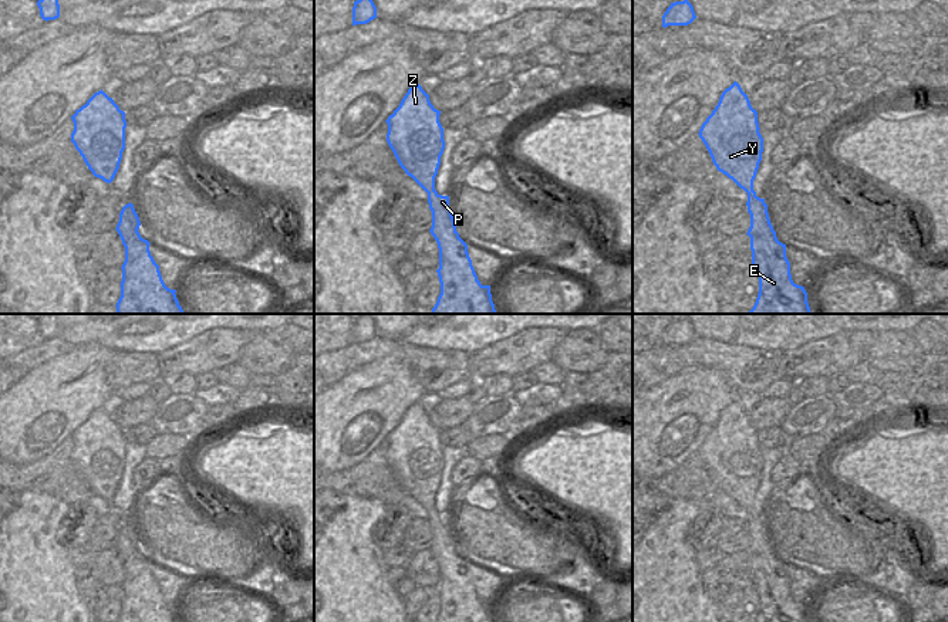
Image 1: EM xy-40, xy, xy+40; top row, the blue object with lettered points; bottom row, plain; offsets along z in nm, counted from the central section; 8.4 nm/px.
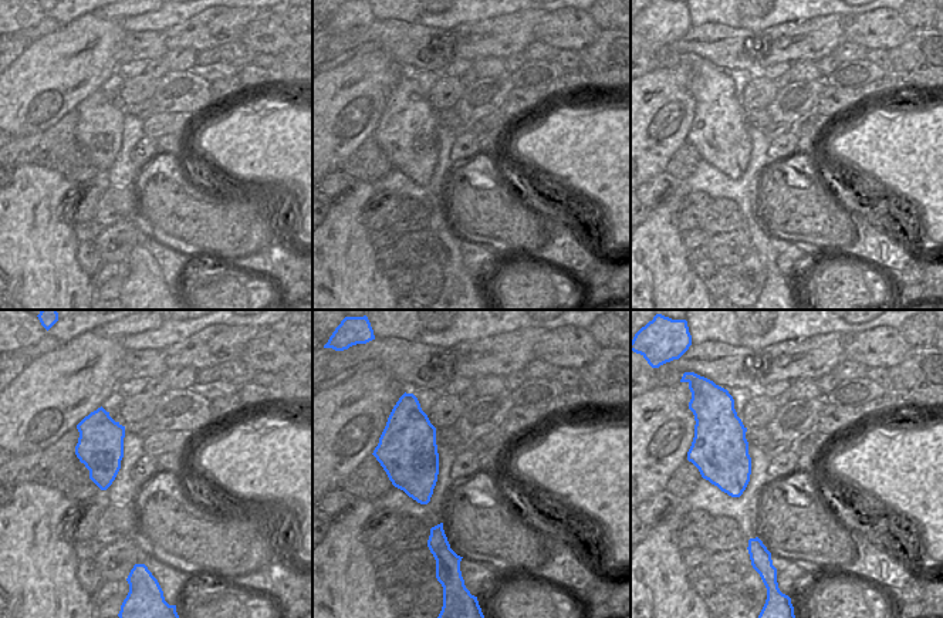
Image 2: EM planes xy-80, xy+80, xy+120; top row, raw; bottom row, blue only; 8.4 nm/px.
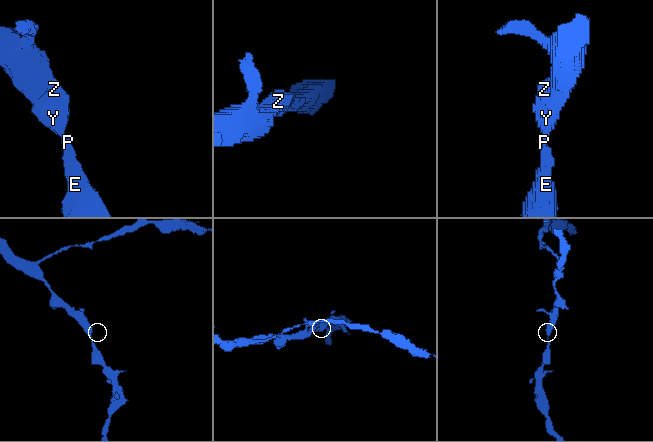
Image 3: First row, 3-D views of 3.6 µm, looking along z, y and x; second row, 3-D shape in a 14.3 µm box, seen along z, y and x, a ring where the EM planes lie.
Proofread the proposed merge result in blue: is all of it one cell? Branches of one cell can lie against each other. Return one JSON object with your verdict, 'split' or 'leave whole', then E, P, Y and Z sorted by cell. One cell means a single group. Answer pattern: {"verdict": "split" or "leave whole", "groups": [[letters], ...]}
{"verdict": "leave whole", "groups": [["E", "P", "Y", "Z"]]}

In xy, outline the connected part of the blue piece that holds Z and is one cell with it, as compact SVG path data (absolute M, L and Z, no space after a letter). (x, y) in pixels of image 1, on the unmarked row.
M414 403L385 439L387 460L399 484L426 511L432 530L431 552L439 567L436 588L441 612L436 622L493 622L490 604L478 598L468 562L459 555L449 525L449 514L435 508L435 496L445 467L441 429L435 427L422 405Z

